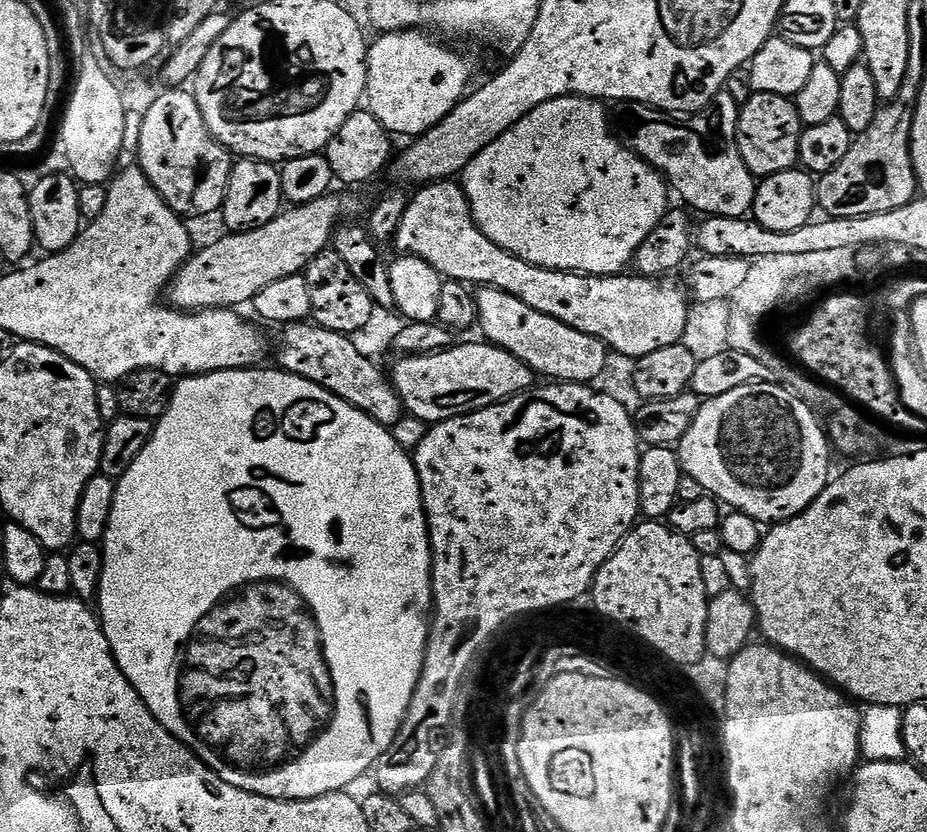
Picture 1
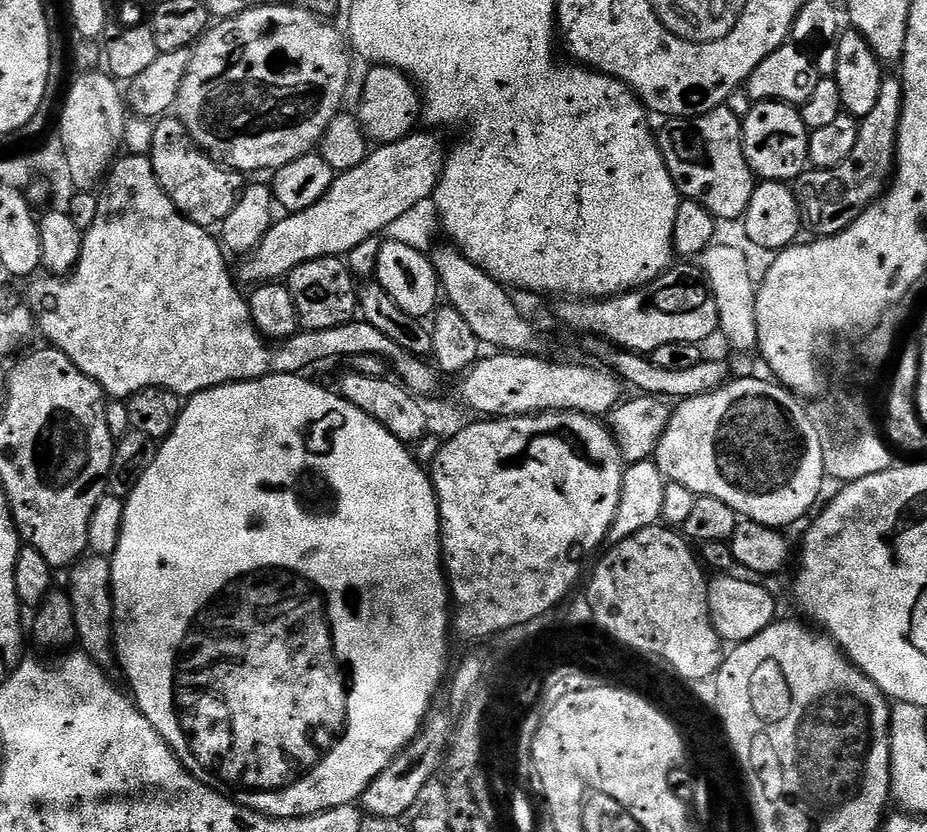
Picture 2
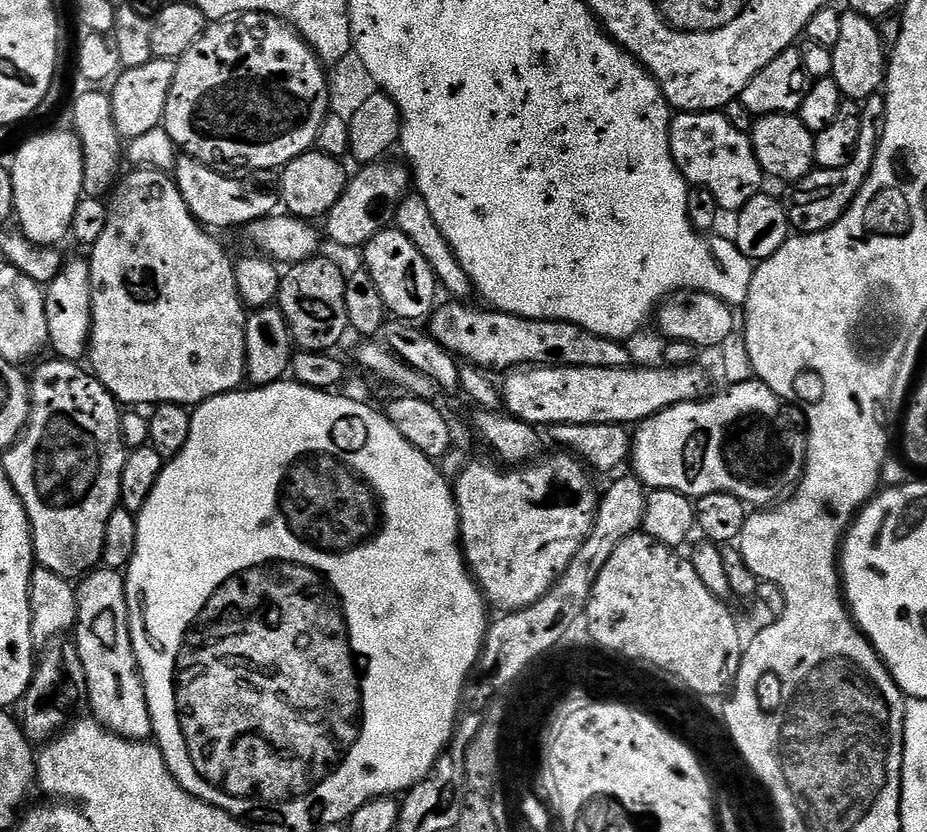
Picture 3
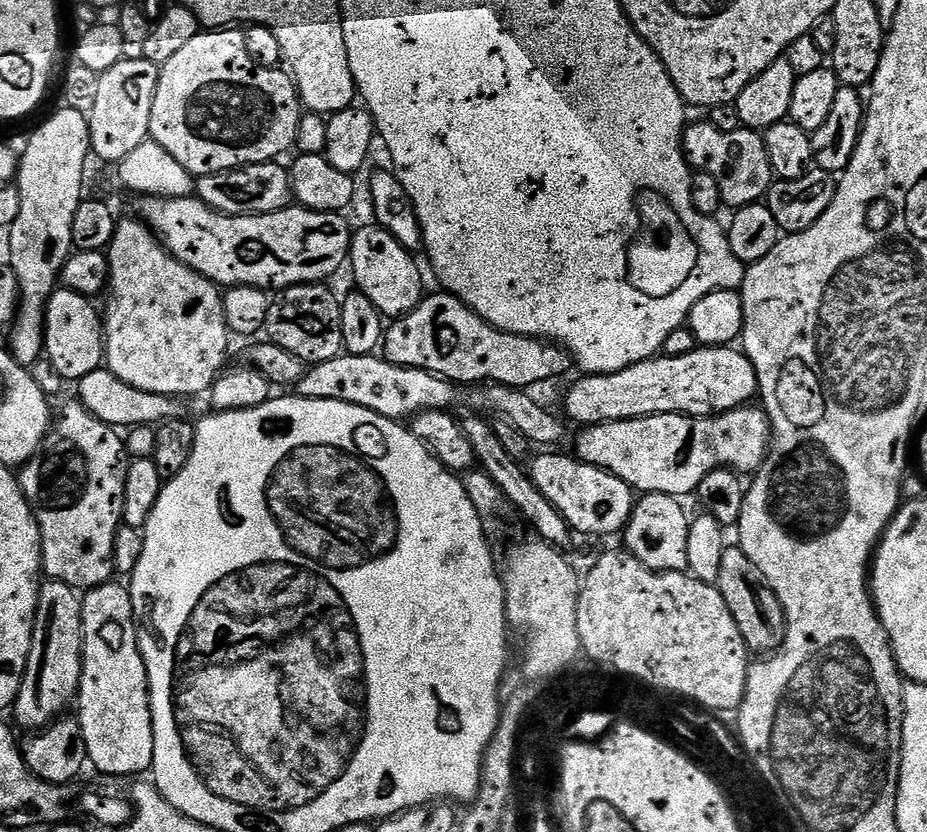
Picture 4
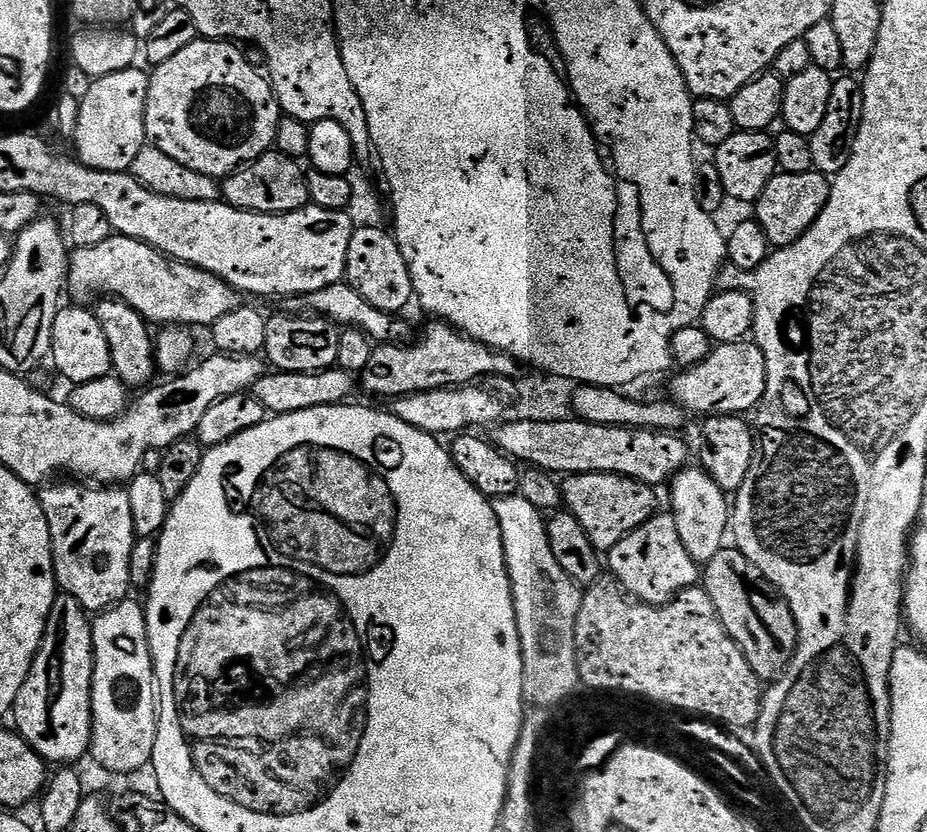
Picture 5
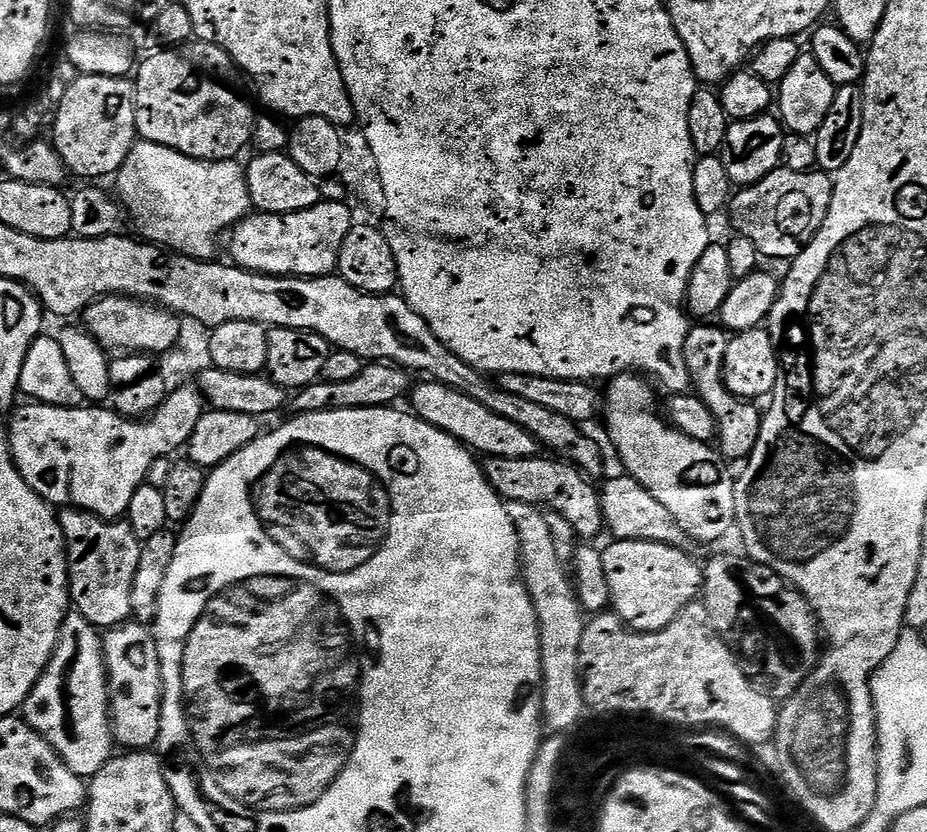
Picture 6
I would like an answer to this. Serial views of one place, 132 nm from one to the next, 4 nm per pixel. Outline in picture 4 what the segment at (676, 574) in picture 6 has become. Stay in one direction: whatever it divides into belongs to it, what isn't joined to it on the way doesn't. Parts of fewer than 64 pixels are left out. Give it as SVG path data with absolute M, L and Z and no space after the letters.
M650 492L637 499L636 507L628 520L628 526L622 533L627 551L638 558L650 570L655 572L683 572L688 567L686 558L686 538L690 538L690 516L684 513L679 499L667 494Z

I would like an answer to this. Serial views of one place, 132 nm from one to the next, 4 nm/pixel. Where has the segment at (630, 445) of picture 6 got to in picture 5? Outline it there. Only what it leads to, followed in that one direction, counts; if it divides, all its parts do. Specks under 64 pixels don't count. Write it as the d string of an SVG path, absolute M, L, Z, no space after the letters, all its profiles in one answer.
M699 466L681 468L672 477L670 487L672 487L672 508L670 508L670 512L671 515L676 517L678 538L682 538L682 546L686 546L686 554L690 554L690 558L694 558L696 563L701 566L707 566L714 558L714 554L718 554L721 548L725 547L724 535L727 537L730 532L729 497L720 489L718 482L714 482L714 478L710 478L710 474Z

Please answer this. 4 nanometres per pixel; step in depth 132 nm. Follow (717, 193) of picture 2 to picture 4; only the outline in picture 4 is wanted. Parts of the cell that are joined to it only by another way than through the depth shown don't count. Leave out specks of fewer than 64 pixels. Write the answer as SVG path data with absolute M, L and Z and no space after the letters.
M711 122L704 124L689 123L684 129L684 157L695 171L710 174L714 182L718 182L718 190L722 190L722 198L729 209L745 208L747 204L761 203L767 197L768 189L774 183L770 158L766 154L764 137L759 131L751 128L738 130L718 130Z

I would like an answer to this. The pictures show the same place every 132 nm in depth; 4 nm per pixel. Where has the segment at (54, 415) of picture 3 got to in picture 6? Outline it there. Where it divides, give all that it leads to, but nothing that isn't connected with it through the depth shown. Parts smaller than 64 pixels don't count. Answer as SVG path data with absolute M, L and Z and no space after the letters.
M66 508L59 513L60 525L62 526L62 534L64 540L68 544L68 590L70 593L70 604L75 611L82 614L82 618L86 618L86 622L90 622L96 628L101 630L111 630L120 627L121 624L129 623L132 620L132 607L130 606L130 590L134 590L134 573L138 570L138 558L140 557L141 540L134 534L134 530L130 530L130 526L123 519L103 520L89 512L81 512L79 508Z

